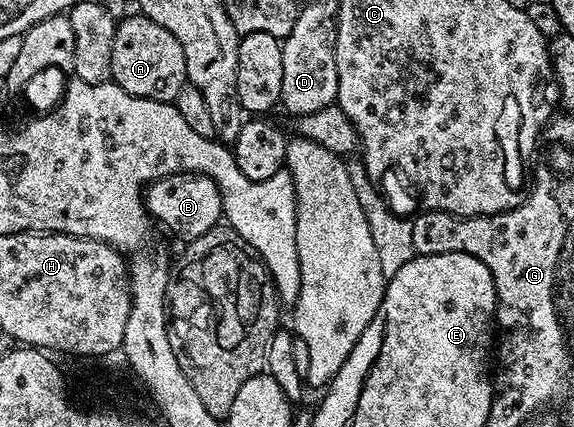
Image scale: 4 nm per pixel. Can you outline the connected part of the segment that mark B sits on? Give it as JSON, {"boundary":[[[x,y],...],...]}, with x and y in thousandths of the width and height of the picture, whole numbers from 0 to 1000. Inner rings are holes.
{"boundary":[[[340,400],[291,410],[260,429],[247,457],[251,480],[274,525],[287,522],[310,557],[333,564],[385,529],[390,513],[387,461],[366,412]]]}

